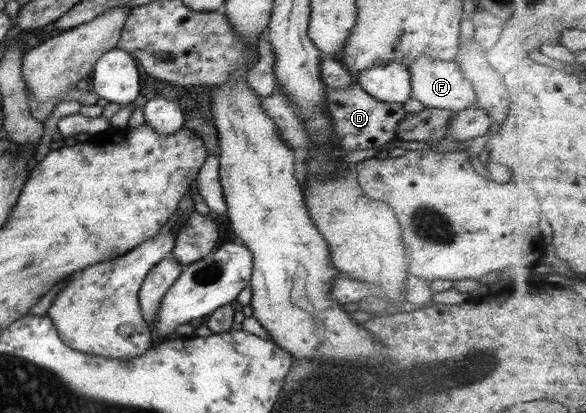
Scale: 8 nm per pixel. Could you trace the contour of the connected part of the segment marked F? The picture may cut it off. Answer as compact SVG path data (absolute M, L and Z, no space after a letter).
M418 55L408 69L411 74L411 98L421 102L425 108L448 109L457 113L476 106L476 93L472 83L464 78L456 60L436 60L426 55Z

